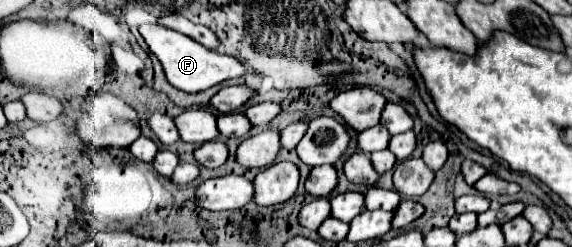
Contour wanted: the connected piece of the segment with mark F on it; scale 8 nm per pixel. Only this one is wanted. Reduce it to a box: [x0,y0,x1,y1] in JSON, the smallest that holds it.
[140,23,256,93]

